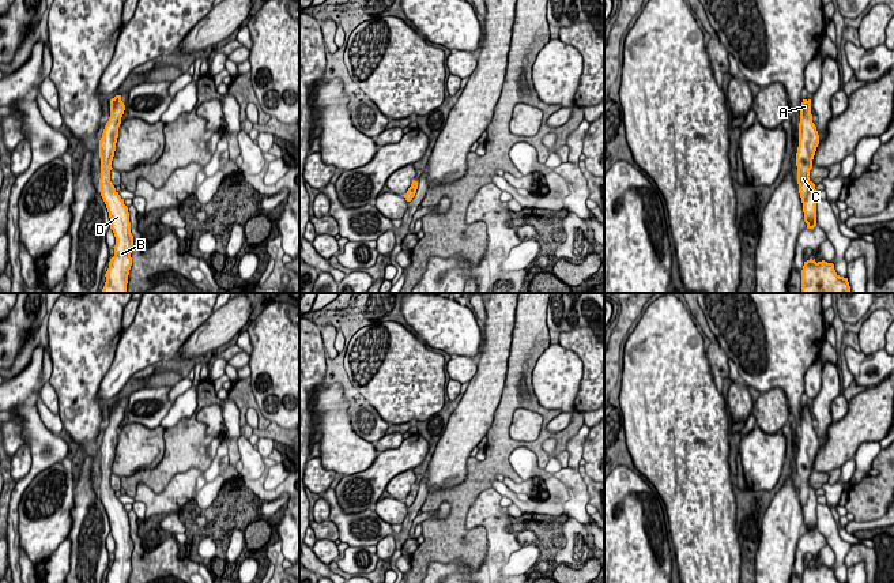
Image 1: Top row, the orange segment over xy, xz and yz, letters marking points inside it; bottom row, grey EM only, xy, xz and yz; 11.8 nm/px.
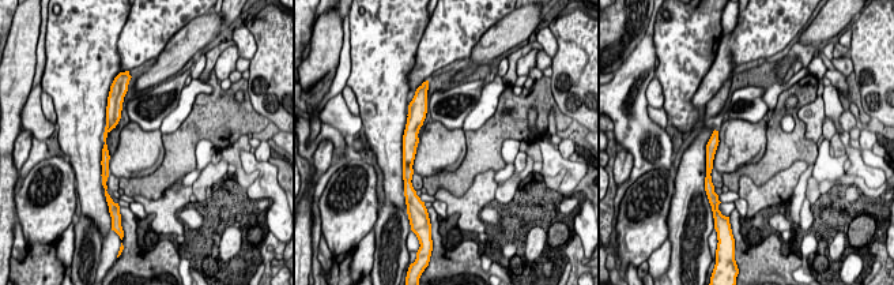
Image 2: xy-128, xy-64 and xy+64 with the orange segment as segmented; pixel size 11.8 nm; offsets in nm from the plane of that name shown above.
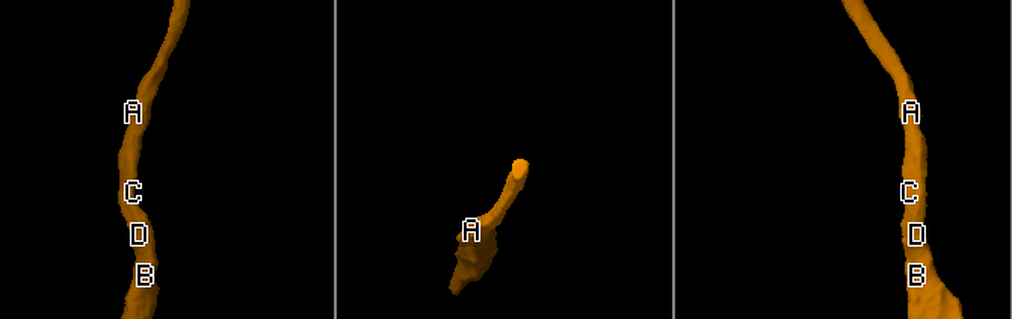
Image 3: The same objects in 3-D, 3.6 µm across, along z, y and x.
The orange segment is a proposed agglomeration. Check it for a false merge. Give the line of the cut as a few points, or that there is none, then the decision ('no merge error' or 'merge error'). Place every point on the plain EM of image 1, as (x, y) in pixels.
cut none; no merge error

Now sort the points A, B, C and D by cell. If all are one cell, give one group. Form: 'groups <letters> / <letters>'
groups A B C D

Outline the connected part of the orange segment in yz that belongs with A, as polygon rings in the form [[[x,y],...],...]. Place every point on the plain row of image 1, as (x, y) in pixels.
[[[803,405],[800,413],[799,452],[796,458],[797,489],[803,508],[804,527],[807,534],[816,531],[816,494],[810,485],[812,464],[819,450],[819,440],[811,420],[811,405]]]

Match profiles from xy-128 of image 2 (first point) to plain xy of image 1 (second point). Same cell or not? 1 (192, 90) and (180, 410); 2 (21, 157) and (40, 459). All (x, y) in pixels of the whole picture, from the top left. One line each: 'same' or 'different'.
1: same
2: different

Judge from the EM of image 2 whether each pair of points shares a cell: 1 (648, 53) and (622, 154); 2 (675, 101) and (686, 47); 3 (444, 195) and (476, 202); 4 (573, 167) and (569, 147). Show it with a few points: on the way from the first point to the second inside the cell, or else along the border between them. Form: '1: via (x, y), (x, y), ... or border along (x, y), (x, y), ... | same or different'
1: border along (619, 146), (632, 156), (632, 172), (623, 182) | different
2: via (678, 87), (683, 60) | same
3: via (452, 201), (468, 202) | same
4: border along (557, 149), (568, 160) | different

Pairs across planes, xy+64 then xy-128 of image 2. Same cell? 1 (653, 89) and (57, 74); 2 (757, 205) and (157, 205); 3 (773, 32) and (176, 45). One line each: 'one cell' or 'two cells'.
1: two cells
2: one cell
3: two cells

